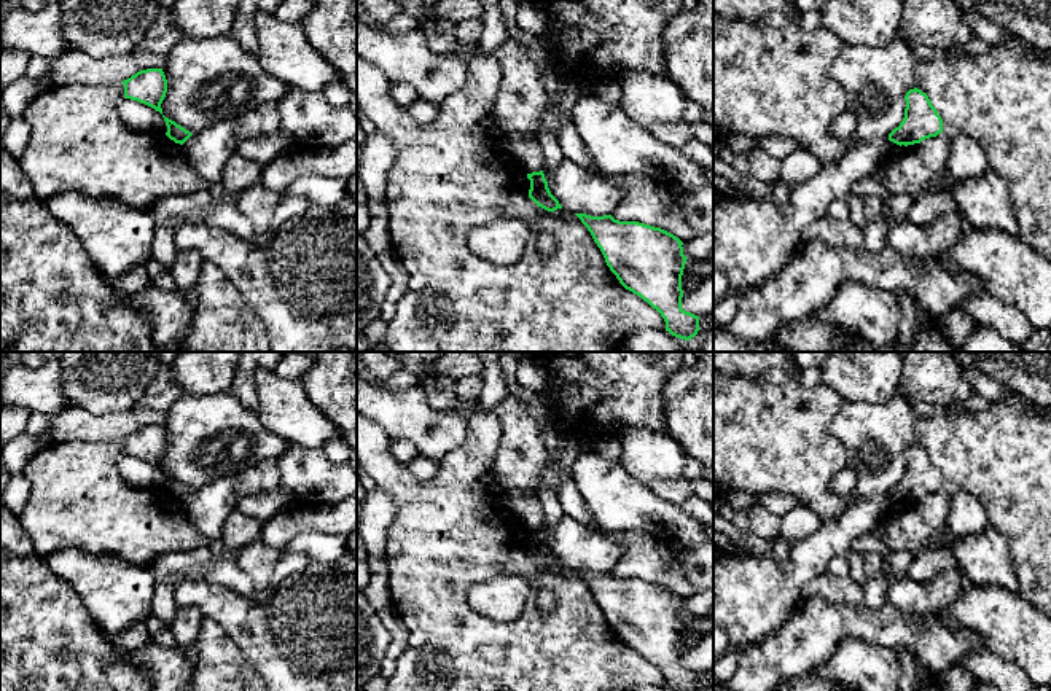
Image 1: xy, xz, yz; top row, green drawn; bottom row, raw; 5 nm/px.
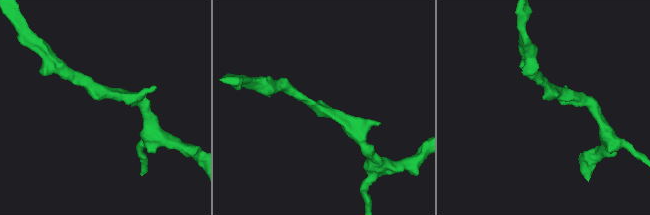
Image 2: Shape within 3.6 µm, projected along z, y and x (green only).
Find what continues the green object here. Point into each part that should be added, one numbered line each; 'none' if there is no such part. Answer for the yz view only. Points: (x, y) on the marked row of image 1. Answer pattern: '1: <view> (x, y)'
none

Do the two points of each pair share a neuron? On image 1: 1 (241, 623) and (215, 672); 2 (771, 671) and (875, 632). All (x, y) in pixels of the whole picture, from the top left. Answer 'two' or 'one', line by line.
1: two
2: one

